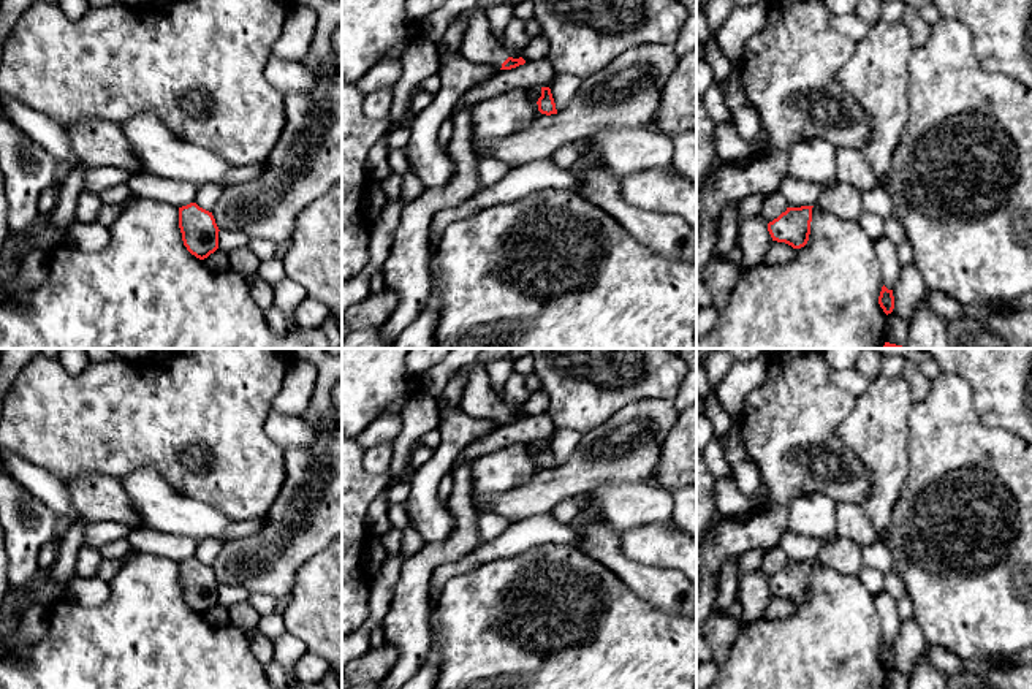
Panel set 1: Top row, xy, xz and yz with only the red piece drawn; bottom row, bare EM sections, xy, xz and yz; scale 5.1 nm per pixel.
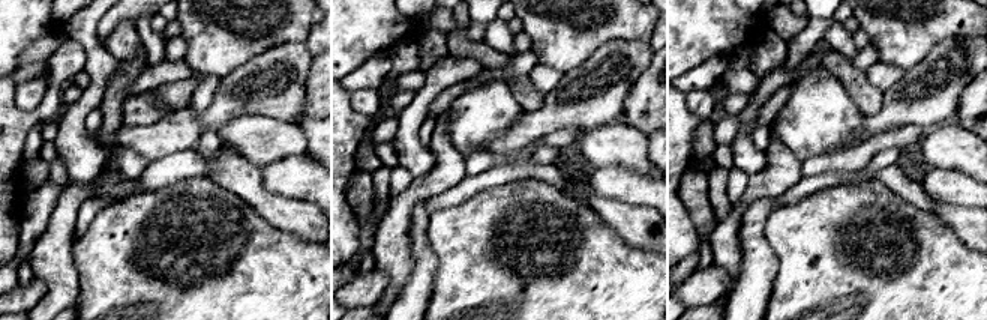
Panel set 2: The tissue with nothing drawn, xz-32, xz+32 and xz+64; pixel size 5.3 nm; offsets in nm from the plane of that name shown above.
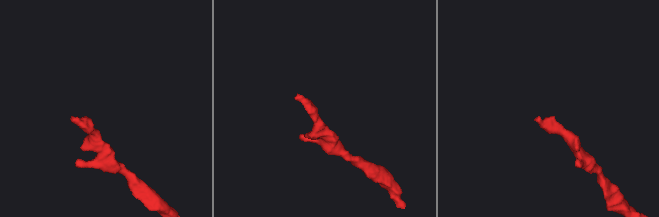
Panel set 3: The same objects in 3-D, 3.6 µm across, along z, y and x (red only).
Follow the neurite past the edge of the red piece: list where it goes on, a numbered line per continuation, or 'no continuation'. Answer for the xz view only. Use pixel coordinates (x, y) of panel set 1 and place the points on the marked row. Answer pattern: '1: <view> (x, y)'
1: xz (478, 45)

